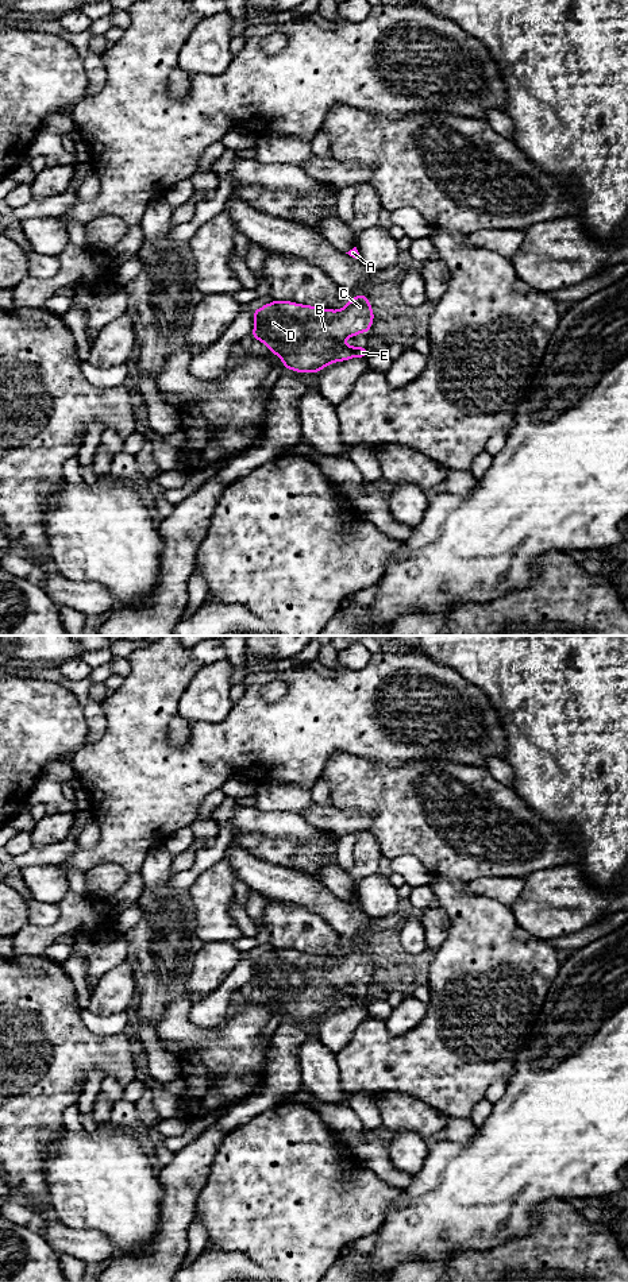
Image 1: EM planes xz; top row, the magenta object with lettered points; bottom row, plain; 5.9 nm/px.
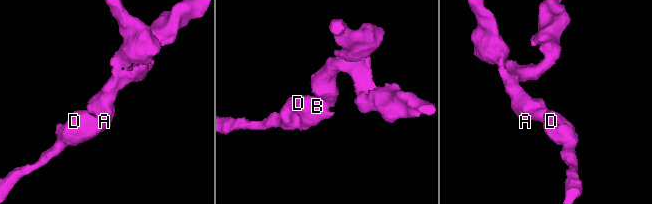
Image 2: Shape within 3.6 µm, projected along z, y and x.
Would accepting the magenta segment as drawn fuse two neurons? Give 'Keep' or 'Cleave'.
Keep

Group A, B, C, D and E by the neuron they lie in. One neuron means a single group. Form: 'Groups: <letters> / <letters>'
Groups: A B C D E

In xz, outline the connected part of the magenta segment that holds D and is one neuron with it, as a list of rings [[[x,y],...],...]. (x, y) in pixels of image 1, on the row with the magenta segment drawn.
[[[357,294],[338,310],[276,301],[253,312],[253,339],[277,355],[285,370],[317,374],[324,367],[352,358],[366,358],[366,347],[346,345],[347,337],[370,333],[374,312],[369,297]]]

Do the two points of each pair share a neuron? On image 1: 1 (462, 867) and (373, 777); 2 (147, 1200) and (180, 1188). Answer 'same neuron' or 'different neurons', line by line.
1: same neuron
2: different neurons

